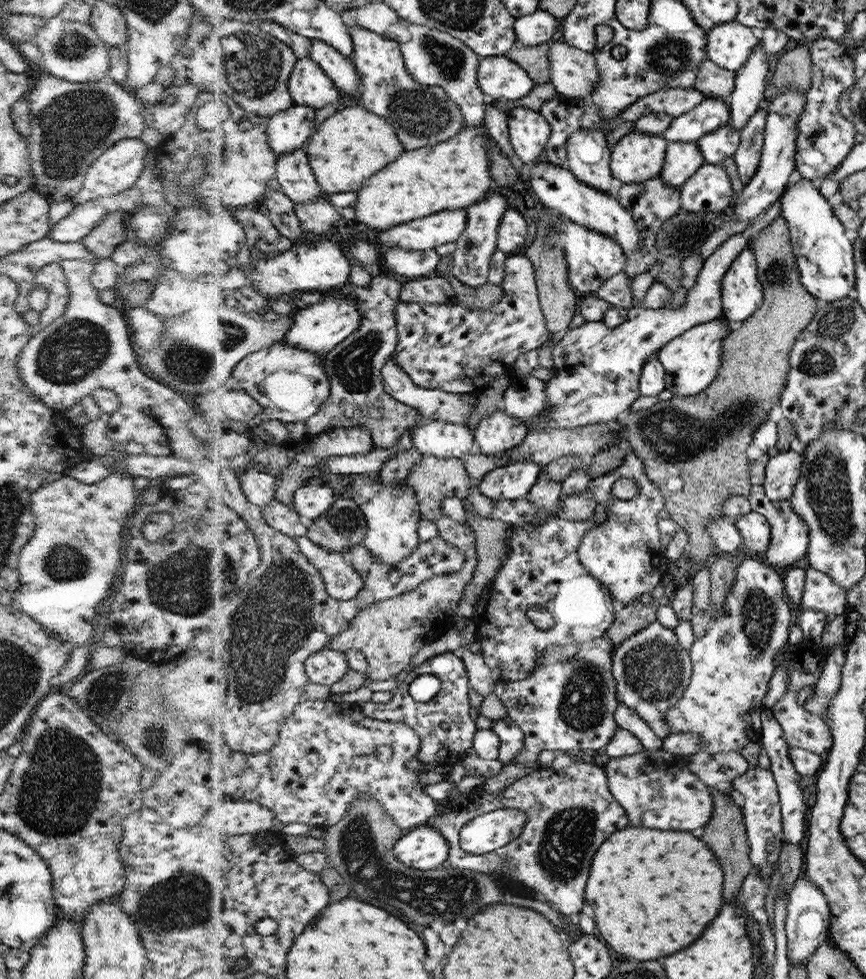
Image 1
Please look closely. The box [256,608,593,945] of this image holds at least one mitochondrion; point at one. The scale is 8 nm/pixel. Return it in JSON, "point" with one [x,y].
{"point":[449,895]}

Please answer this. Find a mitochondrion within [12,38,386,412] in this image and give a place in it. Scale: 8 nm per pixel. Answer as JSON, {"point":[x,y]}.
{"point":[73,126]}

